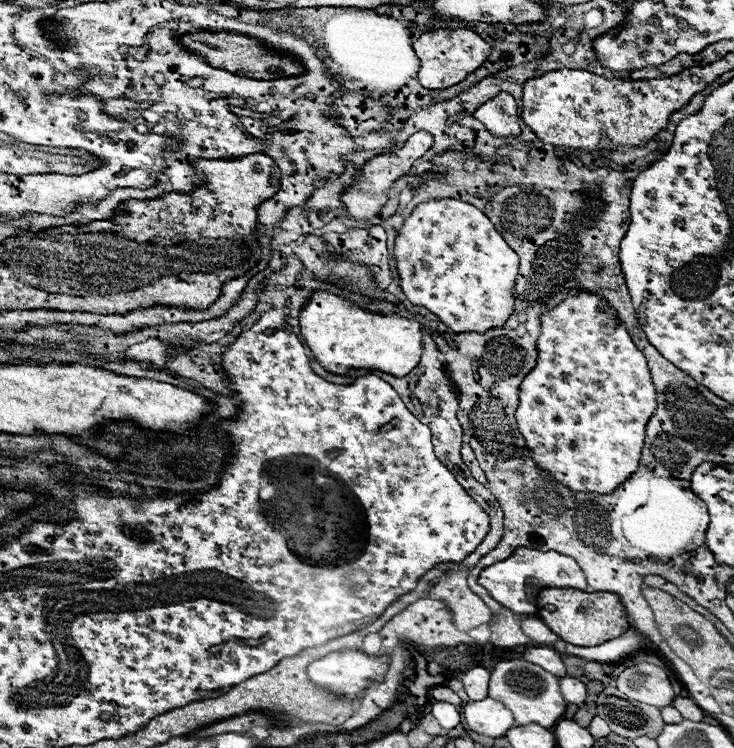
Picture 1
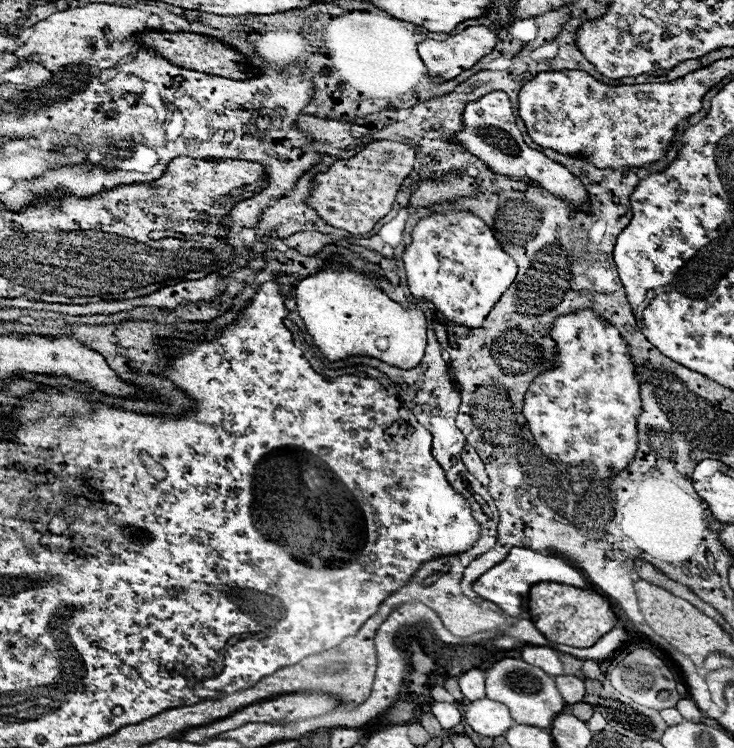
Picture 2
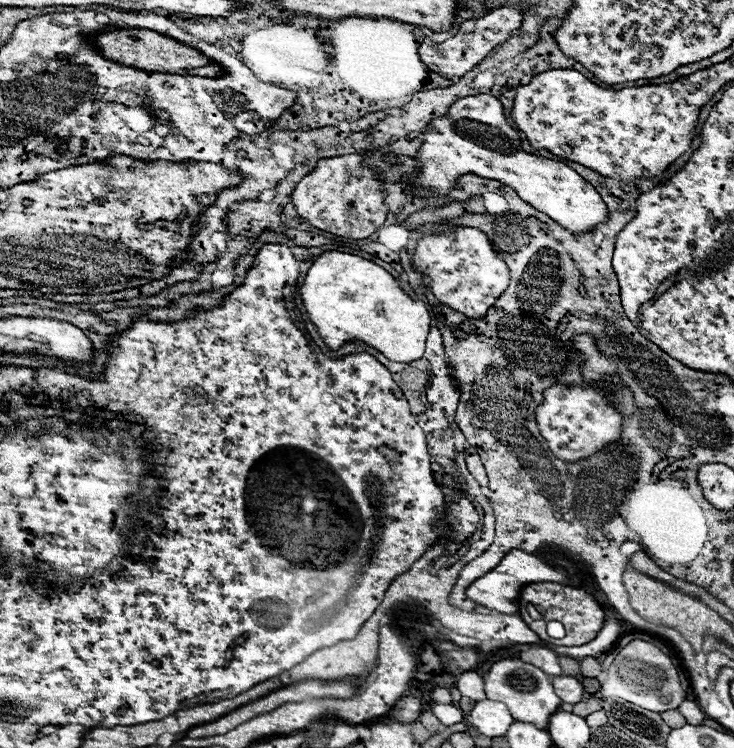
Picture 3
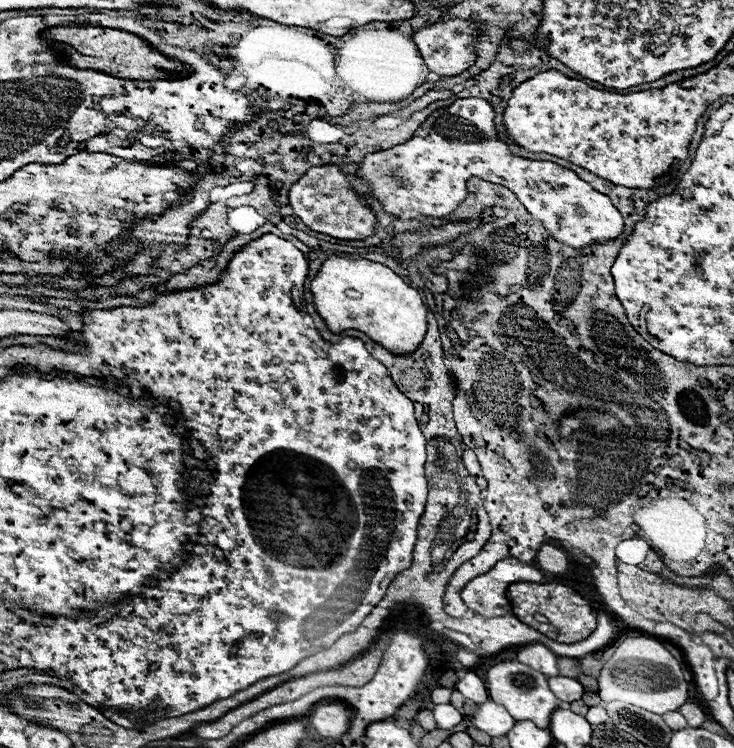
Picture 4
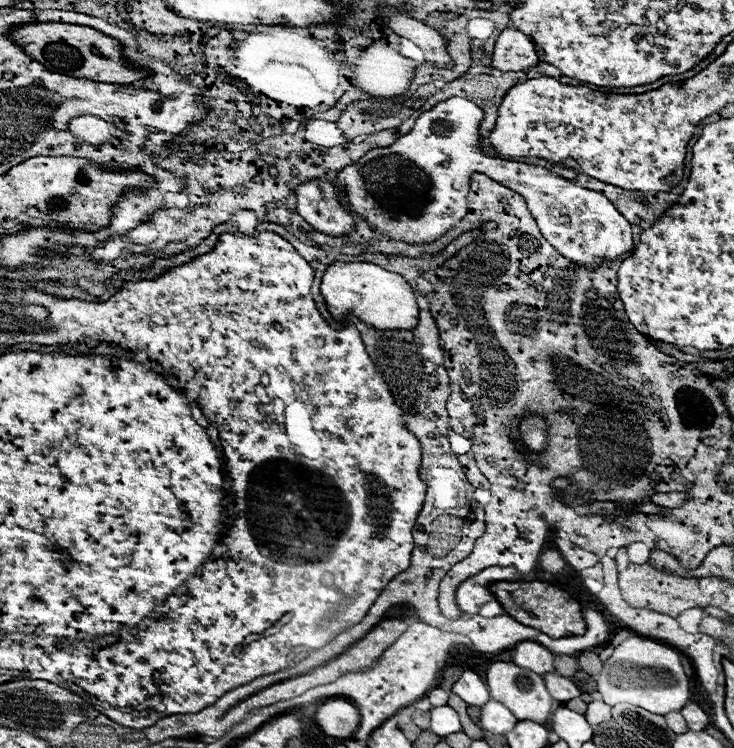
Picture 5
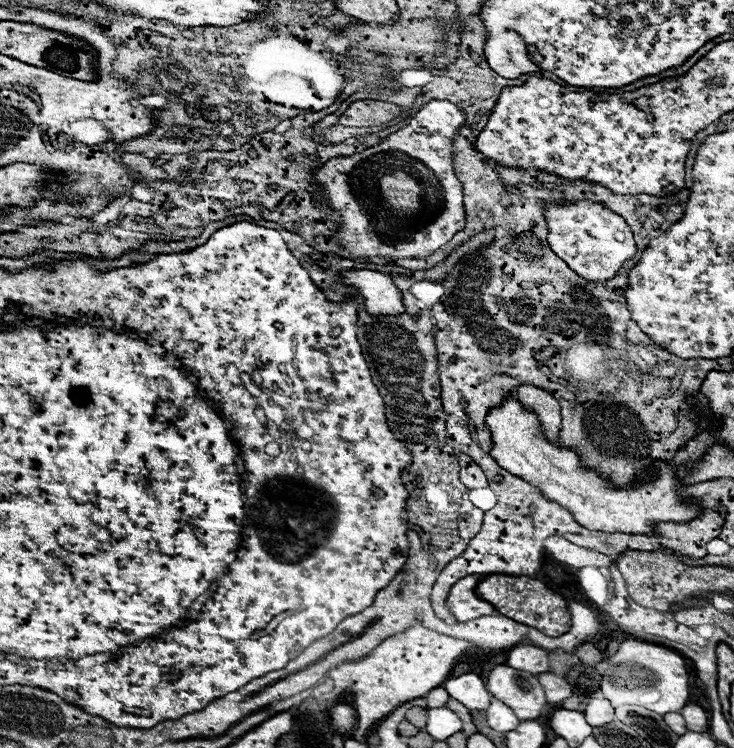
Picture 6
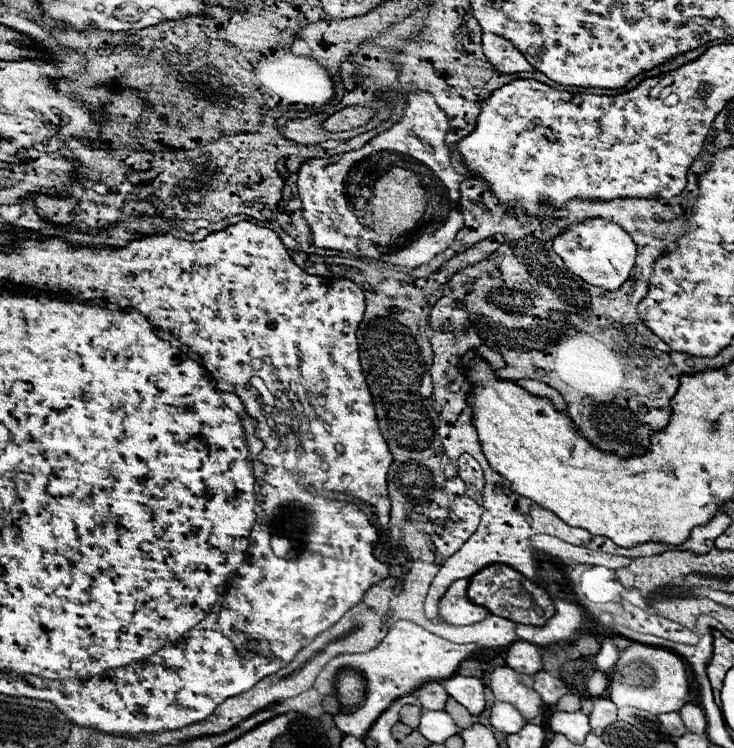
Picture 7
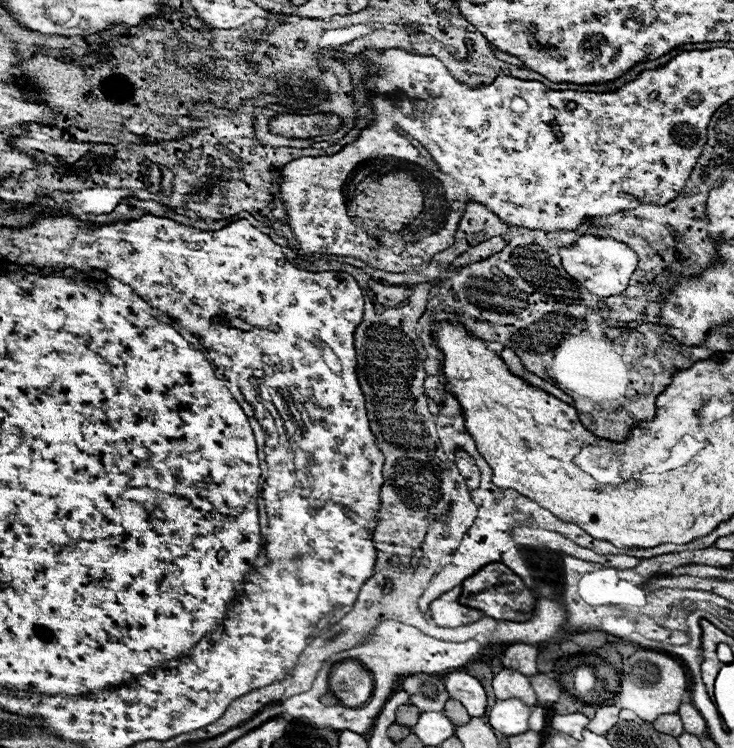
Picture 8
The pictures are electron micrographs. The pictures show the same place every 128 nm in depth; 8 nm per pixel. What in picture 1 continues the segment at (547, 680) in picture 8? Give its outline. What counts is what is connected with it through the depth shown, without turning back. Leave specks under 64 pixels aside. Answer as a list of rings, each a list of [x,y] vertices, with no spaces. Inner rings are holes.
[[[562,676],[560,688],[562,688],[562,696],[566,698],[568,704],[578,704],[578,706],[584,704],[584,700],[586,700],[584,682],[580,682],[578,678],[572,678],[572,676]]]

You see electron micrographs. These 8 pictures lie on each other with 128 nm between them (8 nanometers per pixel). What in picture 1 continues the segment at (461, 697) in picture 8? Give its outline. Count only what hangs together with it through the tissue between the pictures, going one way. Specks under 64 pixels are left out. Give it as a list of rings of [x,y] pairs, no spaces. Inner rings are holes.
[[[476,666],[472,670],[468,670],[462,676],[462,684],[464,690],[468,694],[470,700],[482,700],[488,696],[488,680],[490,680],[490,672],[482,666]]]

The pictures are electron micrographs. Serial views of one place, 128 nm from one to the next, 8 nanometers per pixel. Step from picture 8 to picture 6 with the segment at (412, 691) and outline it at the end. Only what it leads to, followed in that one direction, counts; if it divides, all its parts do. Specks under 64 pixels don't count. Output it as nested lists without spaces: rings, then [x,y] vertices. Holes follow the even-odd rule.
[[[438,686],[426,694],[426,702],[428,702],[428,708],[442,708],[448,702],[448,694],[444,688]]]

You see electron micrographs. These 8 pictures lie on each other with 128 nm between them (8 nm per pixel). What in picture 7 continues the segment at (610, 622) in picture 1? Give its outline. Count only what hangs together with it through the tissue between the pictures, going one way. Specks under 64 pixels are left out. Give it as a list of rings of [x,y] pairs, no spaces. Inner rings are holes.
[[[492,564],[474,574],[468,584],[468,598],[478,606],[486,606],[488,612],[494,616],[532,626],[544,626],[546,620],[556,612],[550,594],[546,594],[542,588],[526,580],[520,572],[516,572],[506,564]]]

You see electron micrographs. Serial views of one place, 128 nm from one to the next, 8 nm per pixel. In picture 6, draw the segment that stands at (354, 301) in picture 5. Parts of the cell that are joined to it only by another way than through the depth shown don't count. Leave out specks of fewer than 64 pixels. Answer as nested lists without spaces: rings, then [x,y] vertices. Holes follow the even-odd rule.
[[[346,270],[340,272],[342,280],[364,296],[370,314],[402,314],[402,294],[390,276],[372,270]]]

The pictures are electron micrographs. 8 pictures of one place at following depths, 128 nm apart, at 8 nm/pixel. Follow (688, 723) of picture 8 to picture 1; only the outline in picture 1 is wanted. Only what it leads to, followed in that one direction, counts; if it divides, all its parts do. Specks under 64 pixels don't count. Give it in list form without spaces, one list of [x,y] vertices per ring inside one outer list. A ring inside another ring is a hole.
[[[676,698],[674,700],[674,708],[686,718],[686,720],[692,720],[692,722],[702,722],[704,718],[704,712],[696,706],[696,702],[692,698]]]

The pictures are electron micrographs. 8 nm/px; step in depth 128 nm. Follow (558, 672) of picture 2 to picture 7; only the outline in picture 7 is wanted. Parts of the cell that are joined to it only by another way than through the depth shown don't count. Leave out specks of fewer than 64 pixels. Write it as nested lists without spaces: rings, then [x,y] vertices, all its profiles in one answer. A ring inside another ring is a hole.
[[[514,642],[506,652],[506,664],[522,674],[536,674],[542,670],[540,648],[528,642]]]

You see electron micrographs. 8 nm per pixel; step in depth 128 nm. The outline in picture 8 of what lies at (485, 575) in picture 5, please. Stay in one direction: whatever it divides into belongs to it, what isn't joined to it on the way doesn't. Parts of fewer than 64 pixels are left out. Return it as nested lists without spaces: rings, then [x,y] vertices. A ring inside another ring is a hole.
[[[460,586],[452,588],[450,592],[442,594],[440,598],[436,598],[434,602],[430,602],[430,618],[444,628],[456,628],[456,626],[464,626],[464,624],[472,624],[474,620],[480,620],[484,614],[480,610],[462,606],[458,602],[458,594],[460,594]]]

